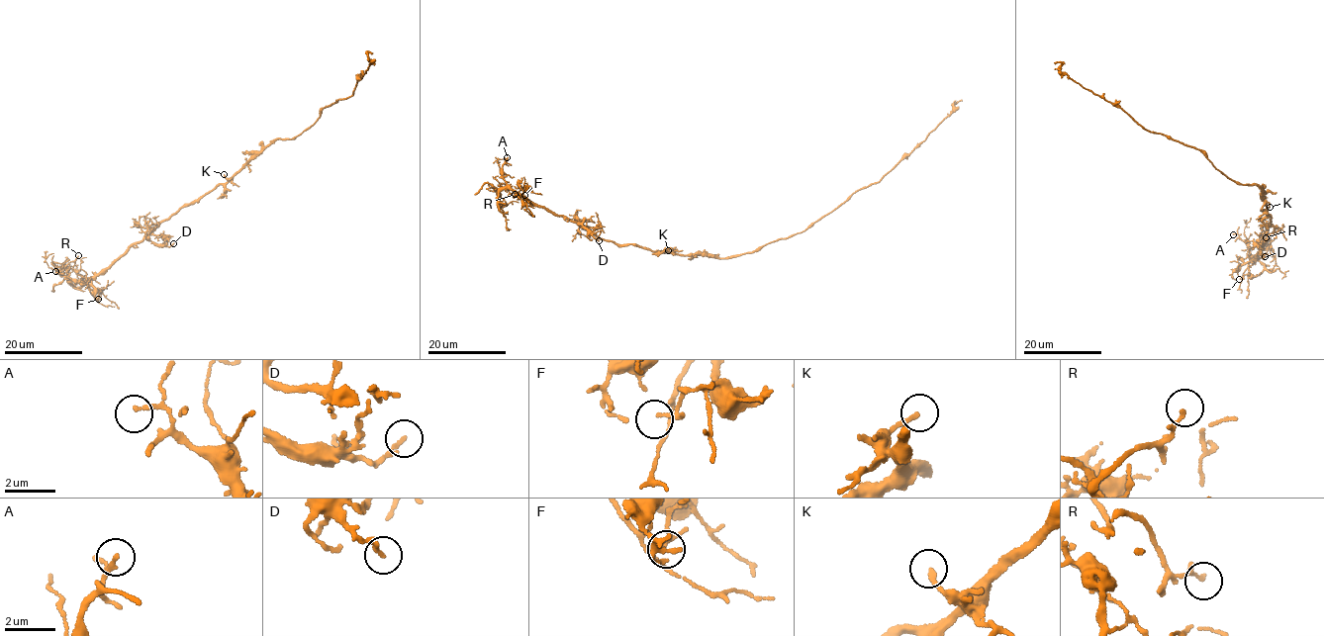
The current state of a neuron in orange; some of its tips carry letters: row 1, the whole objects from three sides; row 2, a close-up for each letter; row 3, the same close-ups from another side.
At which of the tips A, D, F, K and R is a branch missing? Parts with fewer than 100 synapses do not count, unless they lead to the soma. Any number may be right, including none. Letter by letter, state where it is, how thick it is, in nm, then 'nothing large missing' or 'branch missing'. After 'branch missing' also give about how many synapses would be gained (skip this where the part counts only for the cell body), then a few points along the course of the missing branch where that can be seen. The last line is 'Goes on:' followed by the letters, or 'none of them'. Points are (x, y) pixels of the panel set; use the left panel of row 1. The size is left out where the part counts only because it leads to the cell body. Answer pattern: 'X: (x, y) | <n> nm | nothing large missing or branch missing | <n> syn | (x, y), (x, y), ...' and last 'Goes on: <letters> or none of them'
A: (55, 271) | 130 nm | nothing large missing
D: (173, 243) | 150 nm | nothing large missing
F: (98, 299) | 80 nm | nothing large missing
K: (224, 174) | 180 nm | nothing large missing
R: (78, 255) | 180 nm | nothing large missing
Goes on: none of them

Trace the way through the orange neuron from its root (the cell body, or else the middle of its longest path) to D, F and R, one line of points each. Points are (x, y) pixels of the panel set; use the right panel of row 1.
D: (1262, 190), (1268, 215), (1272, 216), (1270, 223), (1276, 227), (1261, 246), (1262, 257), (1265, 256)
F: (1262, 190), (1276, 230), (1249, 264), (1249, 275), (1239, 279)
R: (1262, 190), (1268, 215), (1272, 216), (1270, 223), (1276, 227), (1251, 259), (1258, 252), (1258, 242), (1266, 237)

